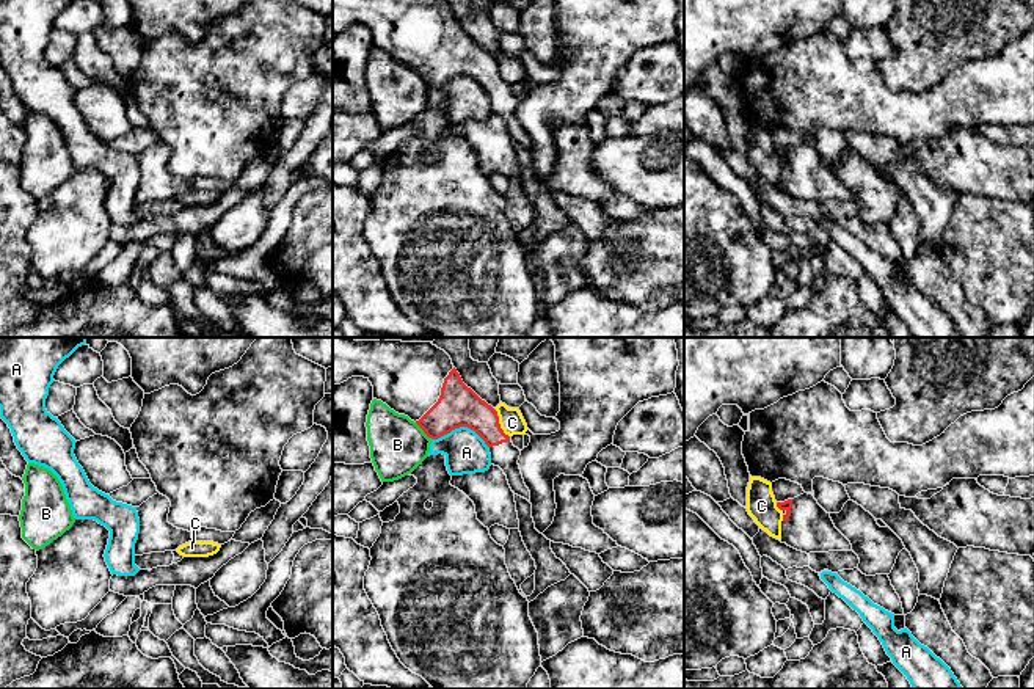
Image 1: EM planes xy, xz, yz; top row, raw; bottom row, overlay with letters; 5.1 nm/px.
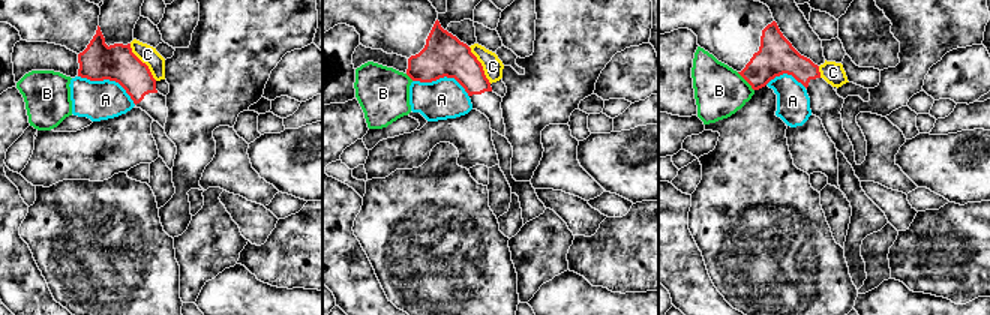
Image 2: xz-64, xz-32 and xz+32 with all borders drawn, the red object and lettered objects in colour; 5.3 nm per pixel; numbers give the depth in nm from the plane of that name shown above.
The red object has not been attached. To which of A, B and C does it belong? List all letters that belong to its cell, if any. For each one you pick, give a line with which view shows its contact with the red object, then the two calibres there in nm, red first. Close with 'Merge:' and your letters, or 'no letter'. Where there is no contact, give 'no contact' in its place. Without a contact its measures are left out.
Merge: no letter

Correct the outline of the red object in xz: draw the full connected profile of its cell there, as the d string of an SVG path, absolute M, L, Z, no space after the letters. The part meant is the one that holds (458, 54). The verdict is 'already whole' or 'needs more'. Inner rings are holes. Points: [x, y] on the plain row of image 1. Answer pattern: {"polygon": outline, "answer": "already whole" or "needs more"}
{"polygon": "M333 0L333 33L364 25L373 35L373 47L414 69L424 82L438 88L455 77L474 78L490 96L491 113L507 124L512 140L530 151L518 108L521 99L504 82L497 60L468 36L446 0Z", "answer": "needs more"}

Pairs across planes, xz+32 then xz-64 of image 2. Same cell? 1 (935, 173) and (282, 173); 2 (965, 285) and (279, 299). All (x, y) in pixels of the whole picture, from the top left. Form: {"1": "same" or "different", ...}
{"1": "same", "2": "different"}

